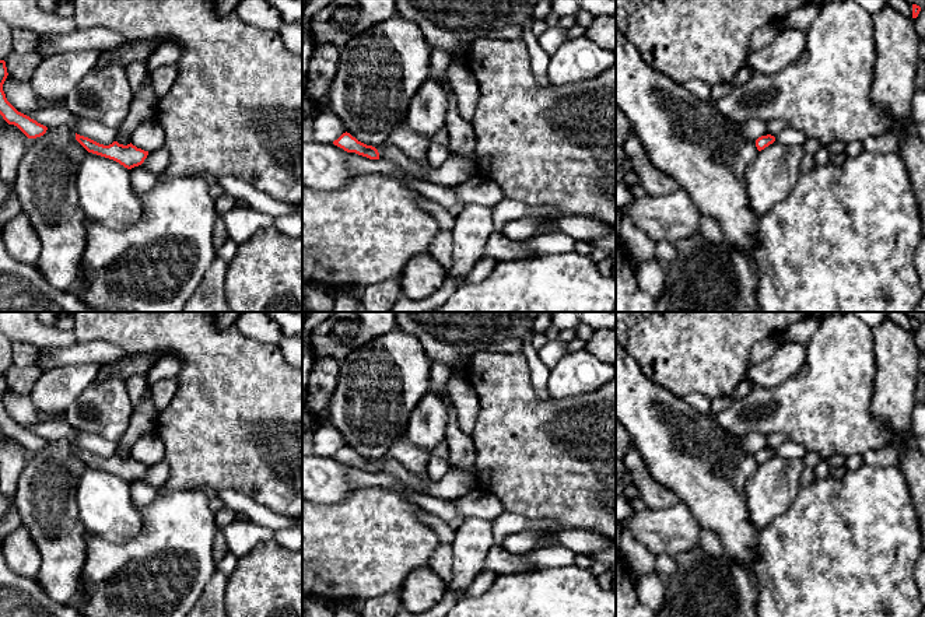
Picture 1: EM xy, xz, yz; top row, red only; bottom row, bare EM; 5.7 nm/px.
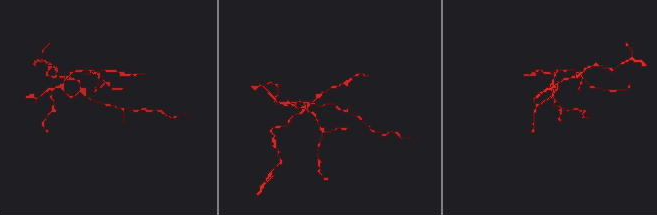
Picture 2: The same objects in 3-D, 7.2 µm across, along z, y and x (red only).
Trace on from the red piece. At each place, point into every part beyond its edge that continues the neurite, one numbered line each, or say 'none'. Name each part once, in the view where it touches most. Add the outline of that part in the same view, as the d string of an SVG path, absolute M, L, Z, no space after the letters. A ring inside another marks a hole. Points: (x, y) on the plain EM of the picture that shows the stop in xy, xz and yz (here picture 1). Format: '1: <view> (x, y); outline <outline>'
none

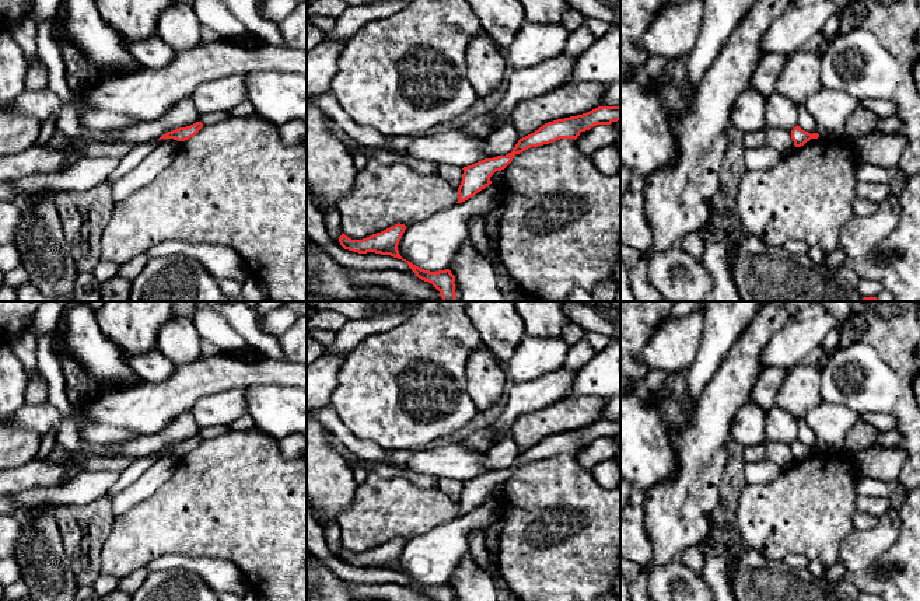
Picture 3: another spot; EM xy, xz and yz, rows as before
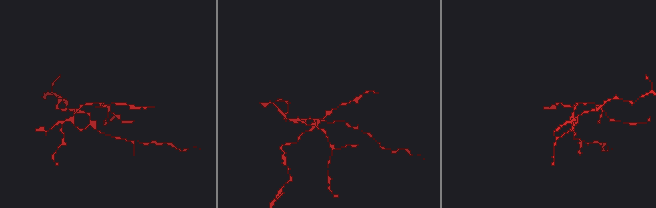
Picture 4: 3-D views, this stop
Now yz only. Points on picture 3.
none

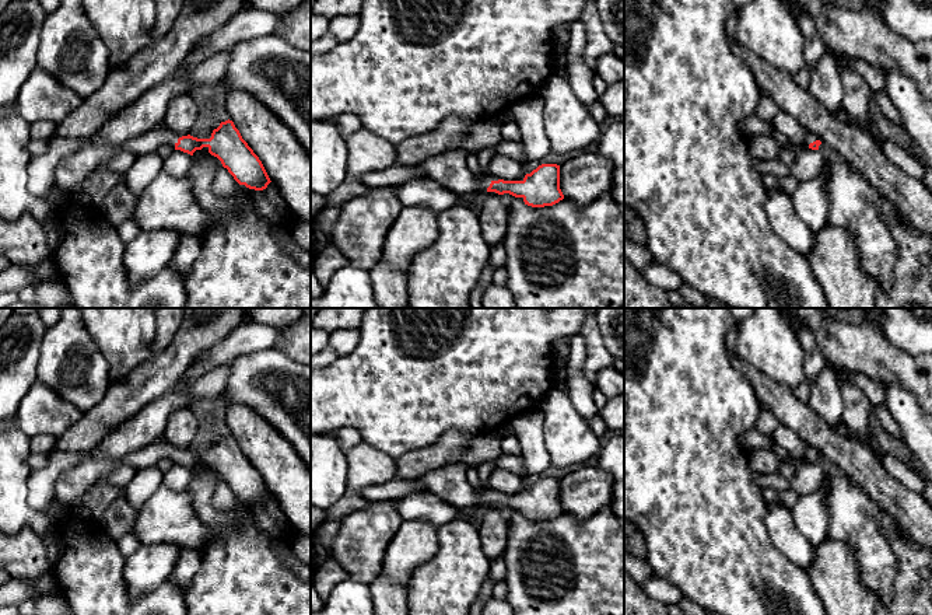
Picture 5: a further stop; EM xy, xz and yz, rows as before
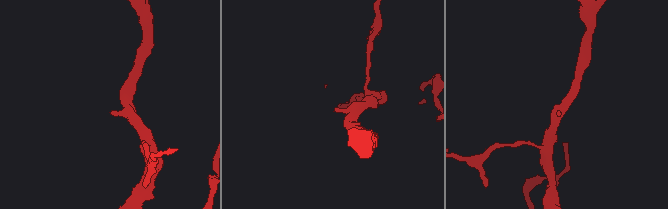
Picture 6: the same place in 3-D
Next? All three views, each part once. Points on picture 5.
1: xz (449, 484); outline M452 464L417 479L418 490L416 493L431 493L459 509L470 507L476 503L487 504L491 495L479 495L466 479L466 472L472 467L467 464Z

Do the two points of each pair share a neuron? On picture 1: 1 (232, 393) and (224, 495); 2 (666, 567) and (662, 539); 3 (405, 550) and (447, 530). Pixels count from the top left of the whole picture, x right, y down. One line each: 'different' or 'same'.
1: different
2: different
3: different

